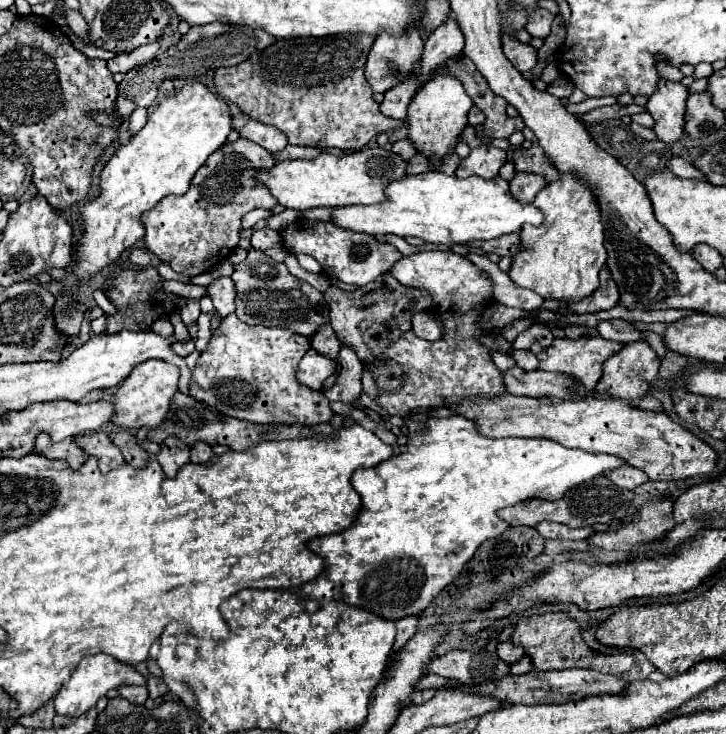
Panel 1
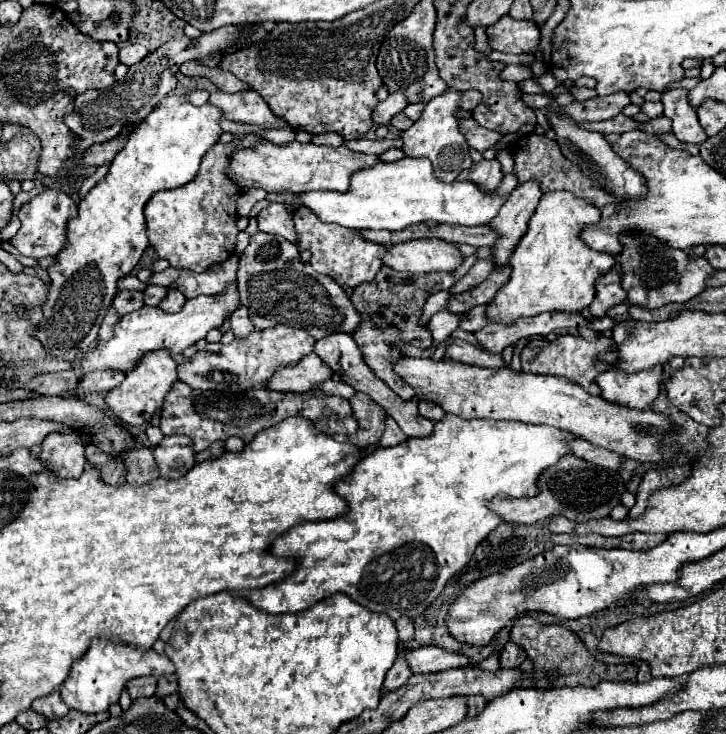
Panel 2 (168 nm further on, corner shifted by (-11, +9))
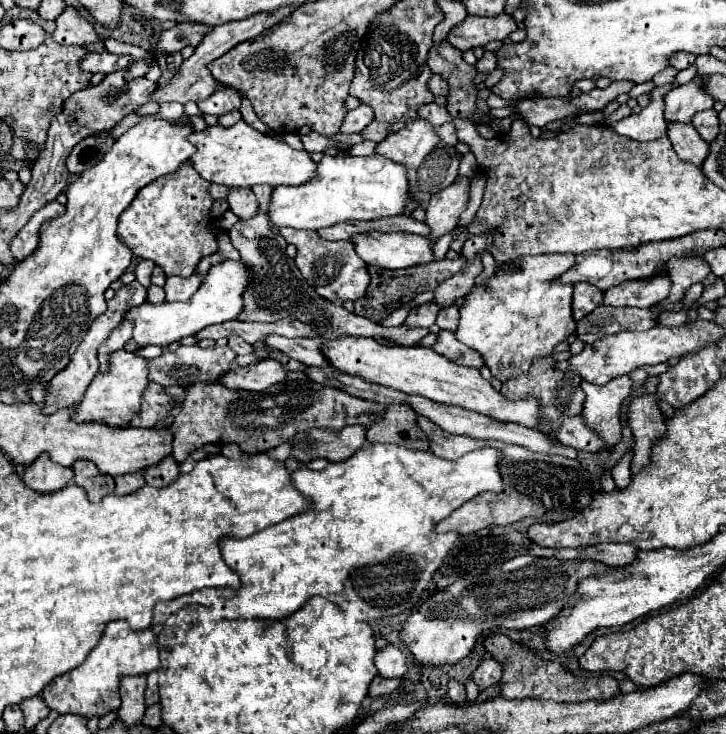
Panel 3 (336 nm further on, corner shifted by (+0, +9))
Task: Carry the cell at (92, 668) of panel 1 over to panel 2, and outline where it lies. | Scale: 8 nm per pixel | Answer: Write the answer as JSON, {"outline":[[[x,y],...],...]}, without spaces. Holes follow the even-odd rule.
{"outline":[[[94,638],[90,644],[90,650],[72,666],[70,676],[62,682],[60,694],[68,708],[80,710],[84,714],[106,712],[112,704],[118,702],[128,680],[140,678],[140,676],[160,678],[168,674],[174,674],[174,664],[164,654],[158,654],[154,648],[144,650],[136,644]]]}

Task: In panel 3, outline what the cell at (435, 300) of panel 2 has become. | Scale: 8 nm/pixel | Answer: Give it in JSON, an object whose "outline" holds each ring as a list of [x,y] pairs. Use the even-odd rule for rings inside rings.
{"outline":[[[253,186],[253,192],[259,200],[259,214],[253,220],[237,222],[229,230],[231,244],[239,250],[241,262],[253,272],[251,282],[243,294],[243,312],[237,320],[241,322],[259,322],[259,310],[265,310],[273,320],[279,318],[297,318],[309,326],[315,326],[317,332],[327,338],[343,338],[343,336],[365,336],[365,338],[389,338],[401,346],[421,346],[421,340],[427,336],[427,328],[411,328],[407,324],[401,326],[381,326],[363,316],[357,316],[343,306],[337,306],[325,298],[321,298],[307,282],[301,278],[301,272],[295,266],[295,260],[285,254],[285,238],[279,234],[279,228],[269,222],[269,202],[271,202],[271,186]]]}

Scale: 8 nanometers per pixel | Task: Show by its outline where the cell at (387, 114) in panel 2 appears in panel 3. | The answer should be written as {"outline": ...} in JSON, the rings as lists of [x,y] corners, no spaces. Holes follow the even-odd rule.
{"outline":[[[361,104],[359,108],[349,110],[349,114],[347,114],[345,120],[343,120],[341,132],[347,132],[347,134],[351,134],[351,132],[361,132],[361,130],[367,128],[371,122],[373,122],[373,108]]]}

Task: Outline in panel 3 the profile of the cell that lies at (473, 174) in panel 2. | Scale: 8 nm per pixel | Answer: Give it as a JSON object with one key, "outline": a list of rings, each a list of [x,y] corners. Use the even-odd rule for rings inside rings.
{"outline":[[[459,176],[451,186],[433,194],[427,202],[425,224],[431,228],[431,242],[457,228],[459,216],[469,204],[469,184],[471,180],[467,176]]]}

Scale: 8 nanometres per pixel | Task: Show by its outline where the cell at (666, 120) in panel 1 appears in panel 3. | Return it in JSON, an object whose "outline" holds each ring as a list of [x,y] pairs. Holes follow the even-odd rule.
{"outline":[[[669,122],[667,138],[671,140],[673,150],[677,152],[679,158],[683,158],[687,162],[695,162],[697,166],[701,166],[701,160],[705,160],[709,154],[709,144],[697,134],[693,124]]]}

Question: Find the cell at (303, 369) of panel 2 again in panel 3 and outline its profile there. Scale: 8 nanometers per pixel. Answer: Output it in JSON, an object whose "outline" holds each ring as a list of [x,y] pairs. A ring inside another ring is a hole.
{"outline":[[[273,358],[261,360],[251,366],[237,366],[225,374],[219,382],[231,390],[249,390],[265,392],[269,386],[279,384],[287,378],[287,368]]]}

